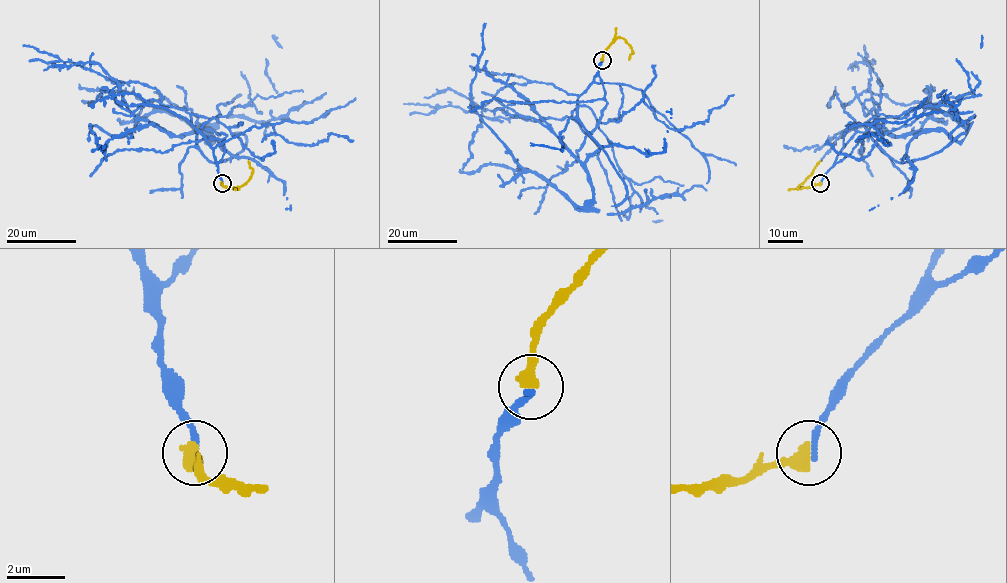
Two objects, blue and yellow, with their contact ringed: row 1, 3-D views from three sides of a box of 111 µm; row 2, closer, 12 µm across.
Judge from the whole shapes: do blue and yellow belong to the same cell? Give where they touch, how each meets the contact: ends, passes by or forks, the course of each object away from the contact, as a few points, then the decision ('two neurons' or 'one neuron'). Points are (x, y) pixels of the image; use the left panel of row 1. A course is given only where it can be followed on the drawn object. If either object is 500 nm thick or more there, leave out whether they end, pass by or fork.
place (222, 183); blue ends; yellow ends; course blue (222, 183), (209, 143), (162, 107), (114, 96), (212, 141), (152, 111), (118, 137), (91, 124), (104, 145); course yellow (222, 183), (236, 187), (247, 181), (252, 172), (248, 160); one neuron

